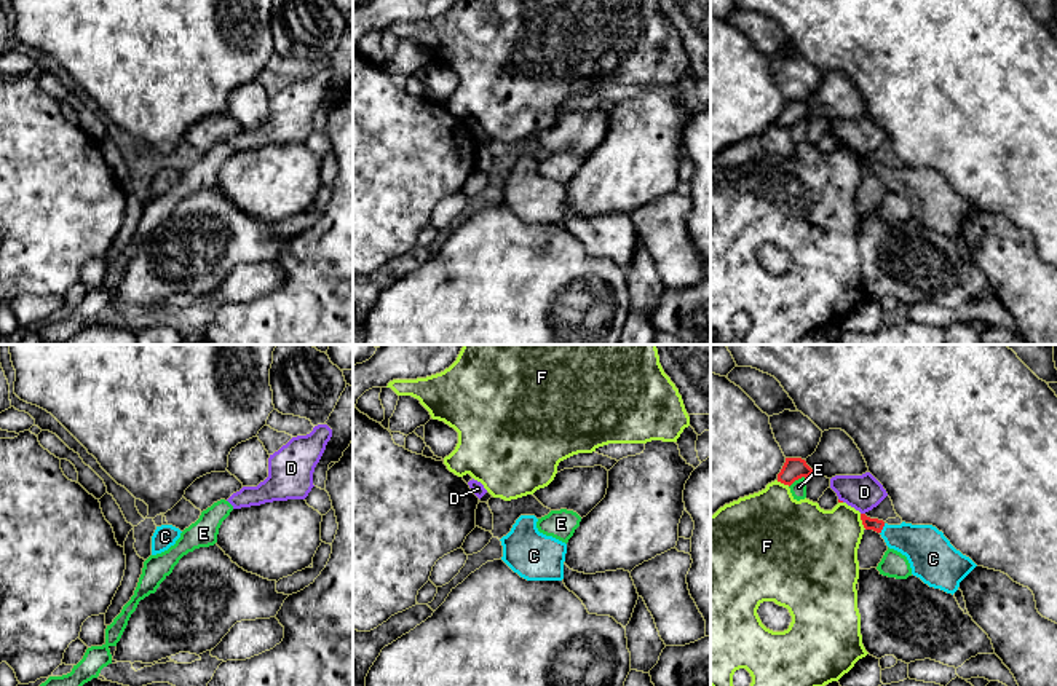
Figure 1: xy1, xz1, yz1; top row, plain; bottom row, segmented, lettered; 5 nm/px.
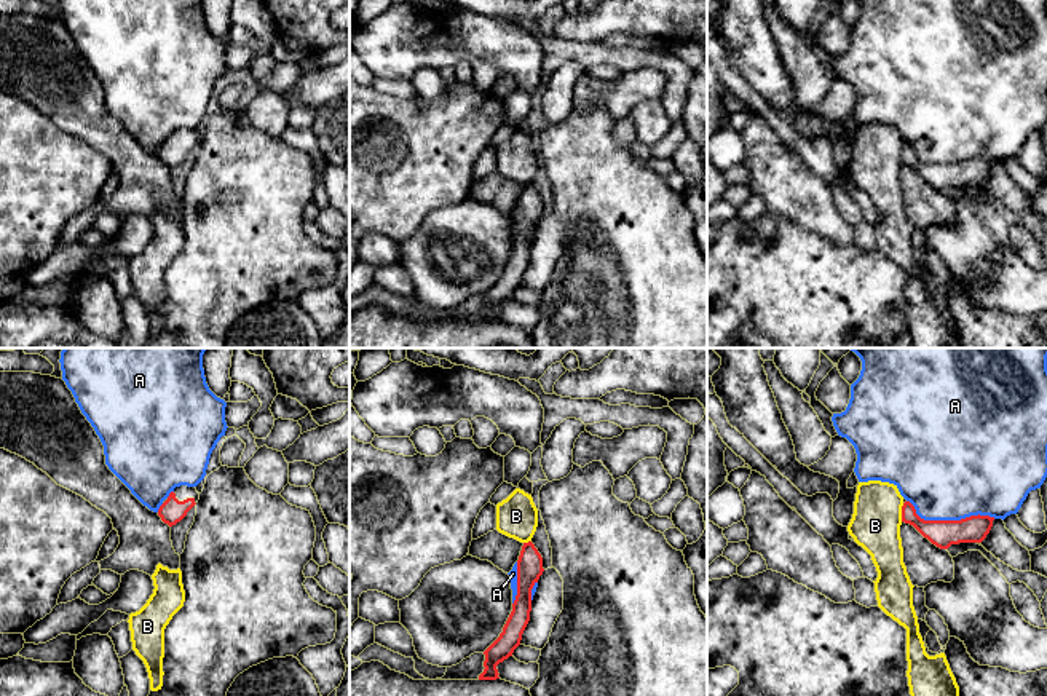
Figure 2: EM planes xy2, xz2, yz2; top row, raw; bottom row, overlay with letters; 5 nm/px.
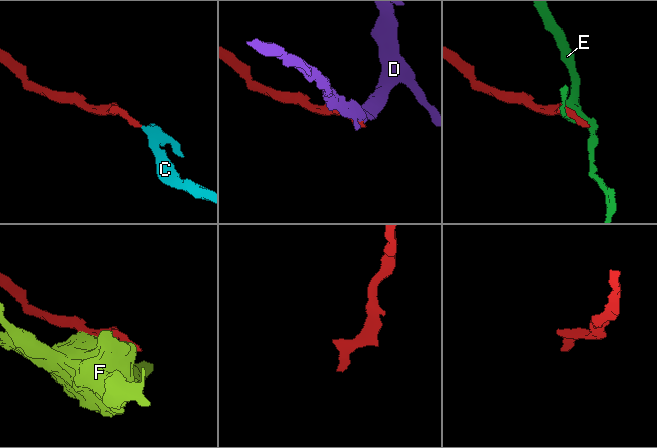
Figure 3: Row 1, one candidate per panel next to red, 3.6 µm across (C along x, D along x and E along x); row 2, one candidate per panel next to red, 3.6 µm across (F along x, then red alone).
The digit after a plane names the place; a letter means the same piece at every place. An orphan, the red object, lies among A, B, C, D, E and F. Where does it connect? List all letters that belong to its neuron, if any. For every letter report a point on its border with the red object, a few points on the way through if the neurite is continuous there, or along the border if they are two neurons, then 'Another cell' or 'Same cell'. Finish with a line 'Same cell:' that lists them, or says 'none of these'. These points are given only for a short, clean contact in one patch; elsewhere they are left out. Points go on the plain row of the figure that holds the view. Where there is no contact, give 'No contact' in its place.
A: Touches red at yz2 (950, 163). Another cell
B: Touches red at yz2 (902, 155). Boundary: yz2 (904, 146), (900, 163). Another cell
C: Touches red at yz1 (882, 171). Path across: yz1 (877, 168), (882, 171), (926, 192). Same cell
D: Touches red at yz1 (863, 157). Boundary: yz1 (861, 155), (864, 157). Another cell
E: Touches red at yz1 (797, 122). Another cell
F: Touches red at yz1 (863, 165). Another cell
Same cell: C

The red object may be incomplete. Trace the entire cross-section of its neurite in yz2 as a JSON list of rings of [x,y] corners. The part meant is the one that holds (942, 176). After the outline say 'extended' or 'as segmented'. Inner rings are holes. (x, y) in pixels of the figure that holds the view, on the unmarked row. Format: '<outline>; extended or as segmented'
[[[905,144],[902,164],[913,168],[924,180],[940,192],[959,185],[982,185],[993,169],[994,160],[970,158],[961,163],[924,163],[916,156],[915,148]]]; as segmented

